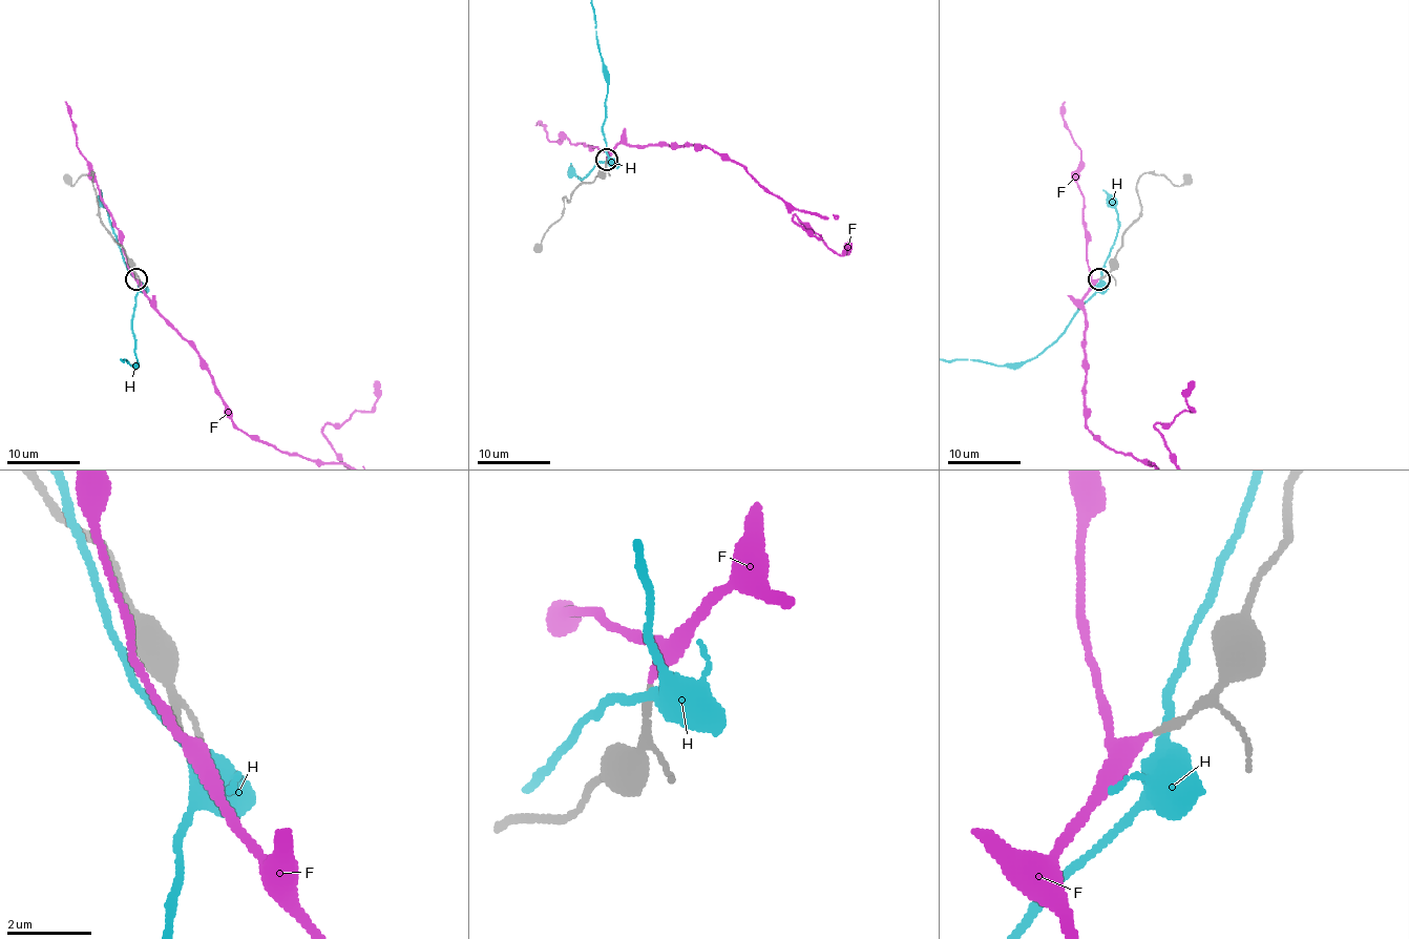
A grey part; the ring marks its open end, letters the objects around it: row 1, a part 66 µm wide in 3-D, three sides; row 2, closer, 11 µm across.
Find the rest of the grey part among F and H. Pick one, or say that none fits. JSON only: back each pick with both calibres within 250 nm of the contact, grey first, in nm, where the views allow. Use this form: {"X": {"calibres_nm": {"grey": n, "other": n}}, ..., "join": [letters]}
{"F": {"calibres_nm": {"grey": 170, "other": 240}}, "join": ["F"]}

